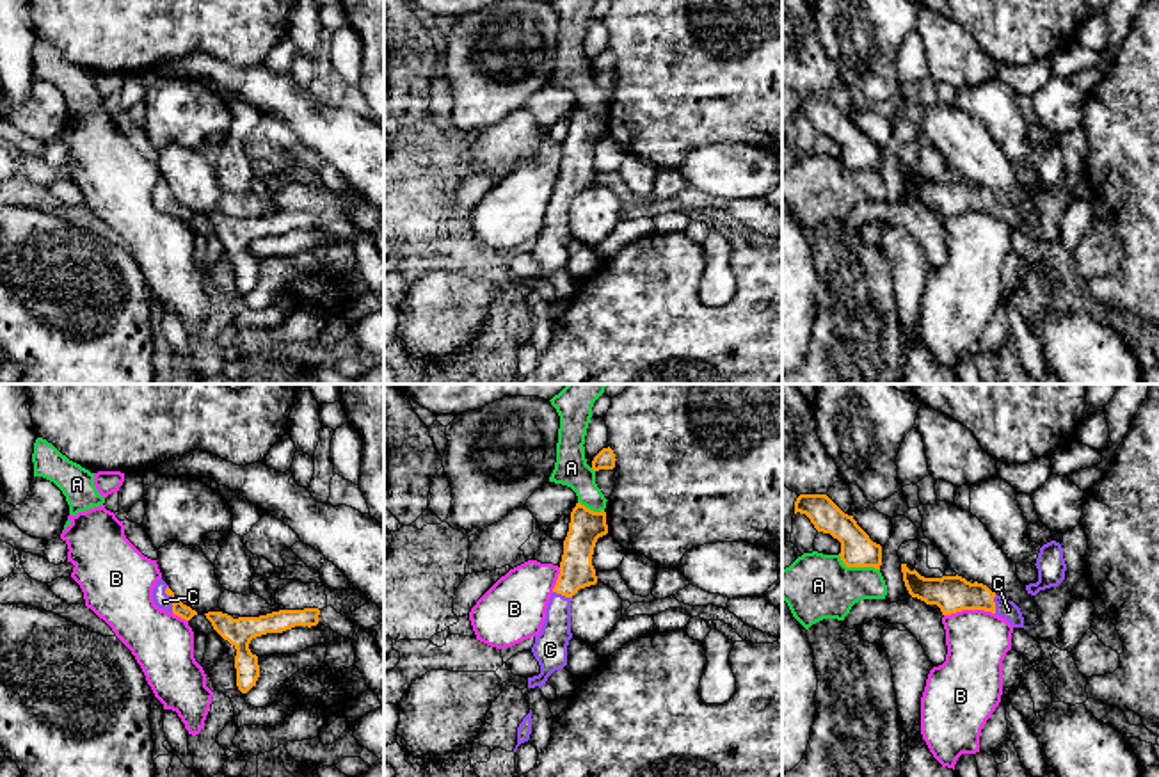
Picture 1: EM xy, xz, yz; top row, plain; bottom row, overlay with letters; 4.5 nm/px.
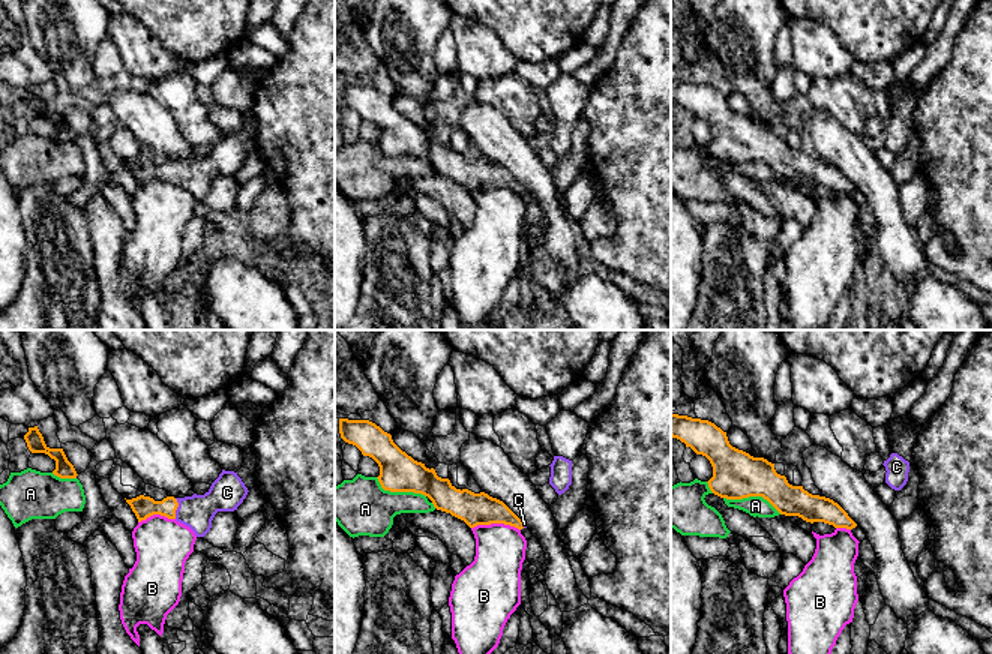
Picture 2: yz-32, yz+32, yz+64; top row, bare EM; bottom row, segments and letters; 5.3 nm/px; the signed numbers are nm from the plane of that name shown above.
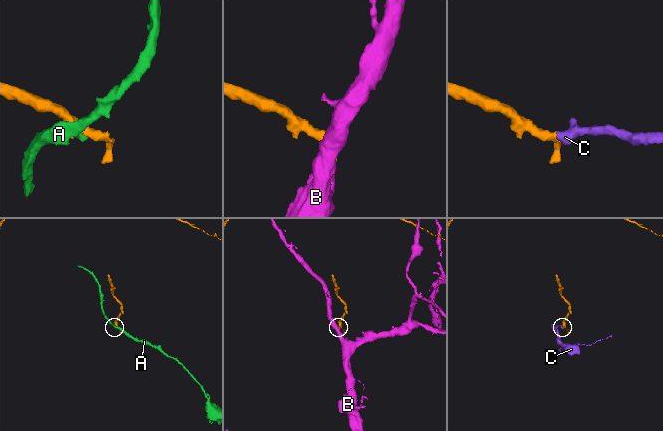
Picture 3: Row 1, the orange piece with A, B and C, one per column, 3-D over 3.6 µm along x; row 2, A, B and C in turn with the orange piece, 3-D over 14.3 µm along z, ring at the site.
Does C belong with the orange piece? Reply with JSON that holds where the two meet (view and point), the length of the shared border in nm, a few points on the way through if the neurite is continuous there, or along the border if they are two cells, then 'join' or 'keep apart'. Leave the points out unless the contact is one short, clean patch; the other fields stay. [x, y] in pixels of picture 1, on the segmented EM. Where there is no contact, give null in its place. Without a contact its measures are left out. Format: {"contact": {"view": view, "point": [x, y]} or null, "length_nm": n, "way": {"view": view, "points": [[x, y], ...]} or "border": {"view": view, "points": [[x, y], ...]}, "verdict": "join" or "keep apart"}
{"contact": {"view": "xz", "point": [562, 594]}, "length_nm": 90, "way": {"view": "xz", "points": [[576, 571], [562, 594], [557, 630], [550, 648]]}, "verdict": "join"}

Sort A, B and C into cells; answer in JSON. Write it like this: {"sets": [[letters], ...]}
{"sets": [["A"], ["B"], ["C"]]}

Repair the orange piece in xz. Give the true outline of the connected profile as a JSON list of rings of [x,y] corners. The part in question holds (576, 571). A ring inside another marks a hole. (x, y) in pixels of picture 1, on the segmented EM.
[[[576,503],[564,541],[560,574],[546,608],[542,629],[535,637],[532,647],[532,653],[540,665],[540,674],[528,677],[528,688],[544,686],[555,670],[567,665],[567,645],[572,638],[571,599],[580,589],[597,583],[592,555],[597,539],[606,533],[606,512],[594,512],[581,503]]]

